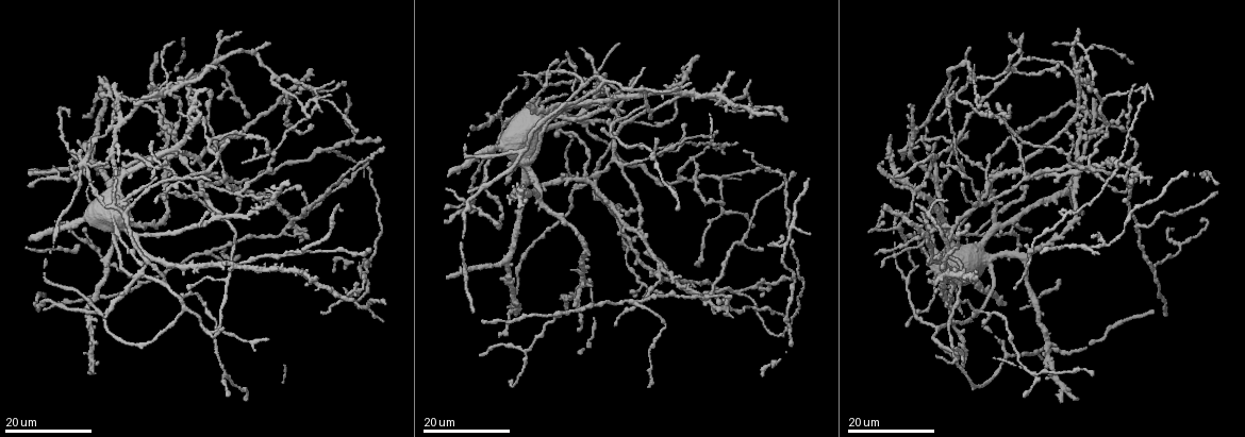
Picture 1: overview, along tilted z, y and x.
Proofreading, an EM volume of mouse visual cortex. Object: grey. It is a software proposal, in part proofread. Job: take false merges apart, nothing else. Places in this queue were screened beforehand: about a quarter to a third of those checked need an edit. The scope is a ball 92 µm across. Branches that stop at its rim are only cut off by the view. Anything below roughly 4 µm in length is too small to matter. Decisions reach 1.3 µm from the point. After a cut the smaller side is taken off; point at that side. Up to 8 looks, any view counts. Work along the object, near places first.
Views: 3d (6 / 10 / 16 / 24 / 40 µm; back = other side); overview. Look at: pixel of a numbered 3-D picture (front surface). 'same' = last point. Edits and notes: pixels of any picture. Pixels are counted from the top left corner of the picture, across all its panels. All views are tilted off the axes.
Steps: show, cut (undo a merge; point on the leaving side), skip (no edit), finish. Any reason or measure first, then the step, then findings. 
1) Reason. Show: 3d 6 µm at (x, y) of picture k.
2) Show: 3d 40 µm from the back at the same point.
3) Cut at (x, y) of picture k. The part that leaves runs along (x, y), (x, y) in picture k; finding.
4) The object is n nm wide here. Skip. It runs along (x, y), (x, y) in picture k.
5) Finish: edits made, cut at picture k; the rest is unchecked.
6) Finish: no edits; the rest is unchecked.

A fork. Show: 3d 16 µm at (96, 253) of picture 1.

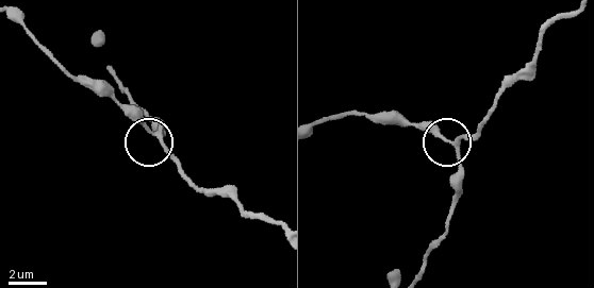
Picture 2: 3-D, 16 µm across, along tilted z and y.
Show: 3d 10 µm at (154, 134) of picture 2.

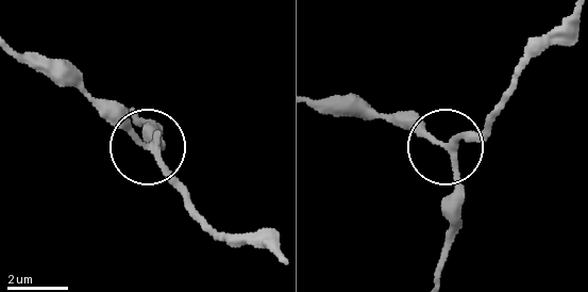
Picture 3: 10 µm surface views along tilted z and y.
The side arm is 13 µm long. Skip. It runs along (565, 18), (484, 130), (446, 145), (457, 184), (456, 233) in picture 3; all the same neuron.

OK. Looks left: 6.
Two arms in line, one across. Show: 3d 16 µm at (208, 251) of picture 1.

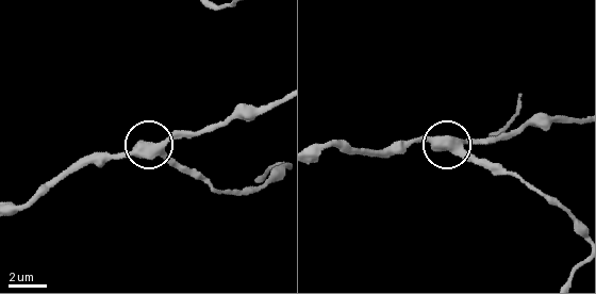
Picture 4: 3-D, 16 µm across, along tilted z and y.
Show: 3d 10 µm at (457, 150) of picture 4.

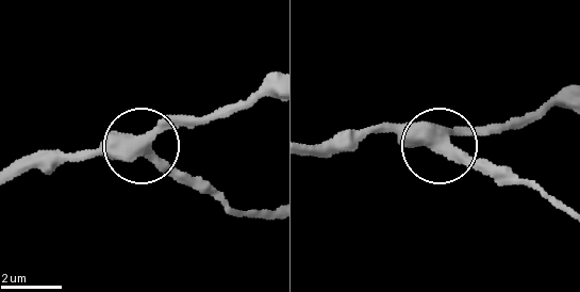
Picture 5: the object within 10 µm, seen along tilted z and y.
The side arm is 28 µm long; 3 arms meet here. Skip. All the same neuron.

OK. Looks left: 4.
Show: 3d 24 µm at (285, 253) of picture 1.

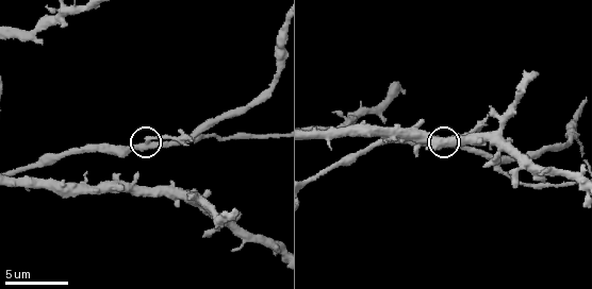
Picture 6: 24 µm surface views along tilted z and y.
Zoom in. Show: 3d 10 µm at (147, 140) of picture 6.

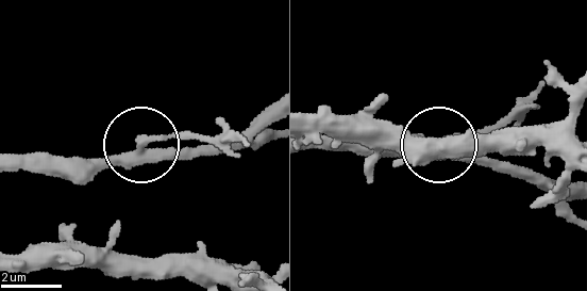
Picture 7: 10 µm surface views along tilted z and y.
The object is 290 nm wide here. Skip. Continuous, no second neuron.

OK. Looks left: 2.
Arms part here. Show: 3d 16 µm at (288, 92) of picture 1.

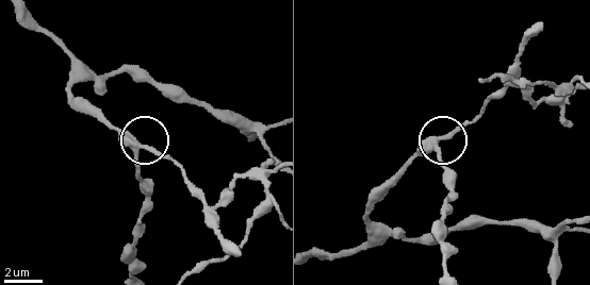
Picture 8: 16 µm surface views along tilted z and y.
Show: 3d 6 µm at (143, 146) of picture 8.

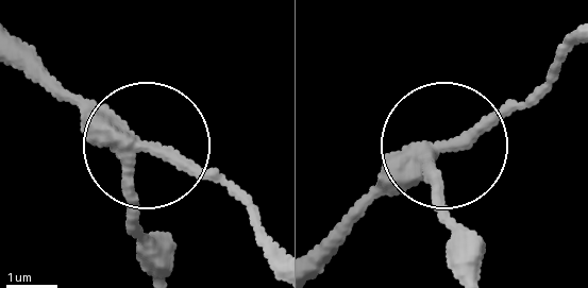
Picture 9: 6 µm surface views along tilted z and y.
Skip. It runs along (16, 56), (135, 141), (130, 235) in picture 9; one neuron here.

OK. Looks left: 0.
Finish: no edits; the rest is unchecked.

